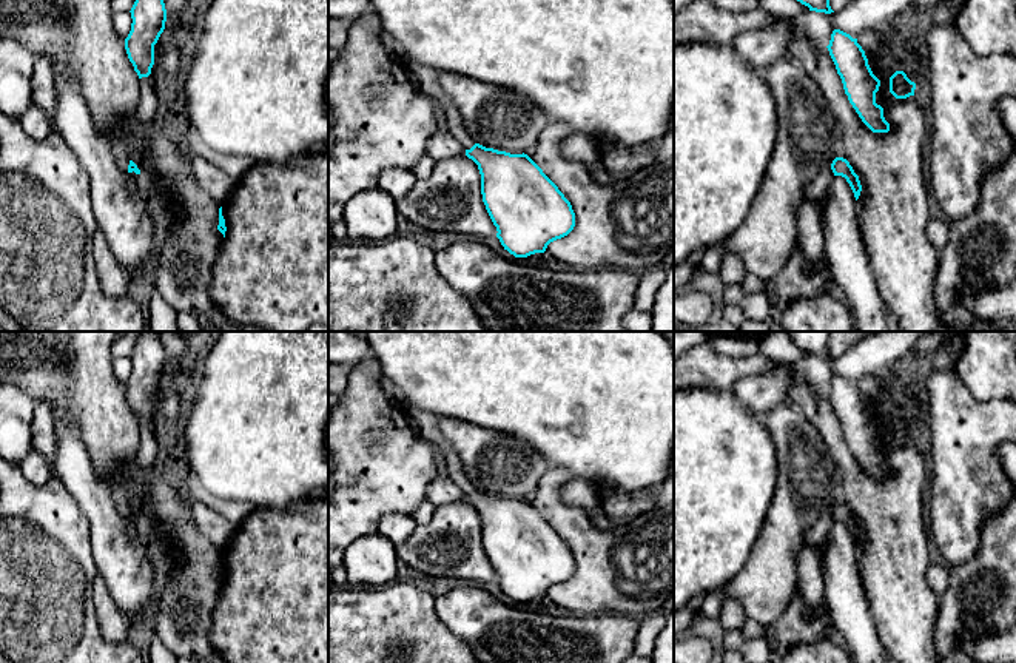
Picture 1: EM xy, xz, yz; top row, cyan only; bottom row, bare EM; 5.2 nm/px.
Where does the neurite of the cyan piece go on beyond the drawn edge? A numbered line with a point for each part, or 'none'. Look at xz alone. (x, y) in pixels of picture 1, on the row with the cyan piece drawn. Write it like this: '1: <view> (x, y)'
1: xz (426, 79)

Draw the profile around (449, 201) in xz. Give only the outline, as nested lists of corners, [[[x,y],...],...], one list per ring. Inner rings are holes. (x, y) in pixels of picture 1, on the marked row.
[[[467,156],[436,160],[432,174],[426,179],[416,179],[412,190],[396,200],[396,210],[399,216],[430,231],[487,237],[498,233],[483,202],[478,165]]]

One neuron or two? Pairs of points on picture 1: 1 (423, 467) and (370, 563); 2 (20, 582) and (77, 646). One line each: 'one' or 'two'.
1: two
2: one

